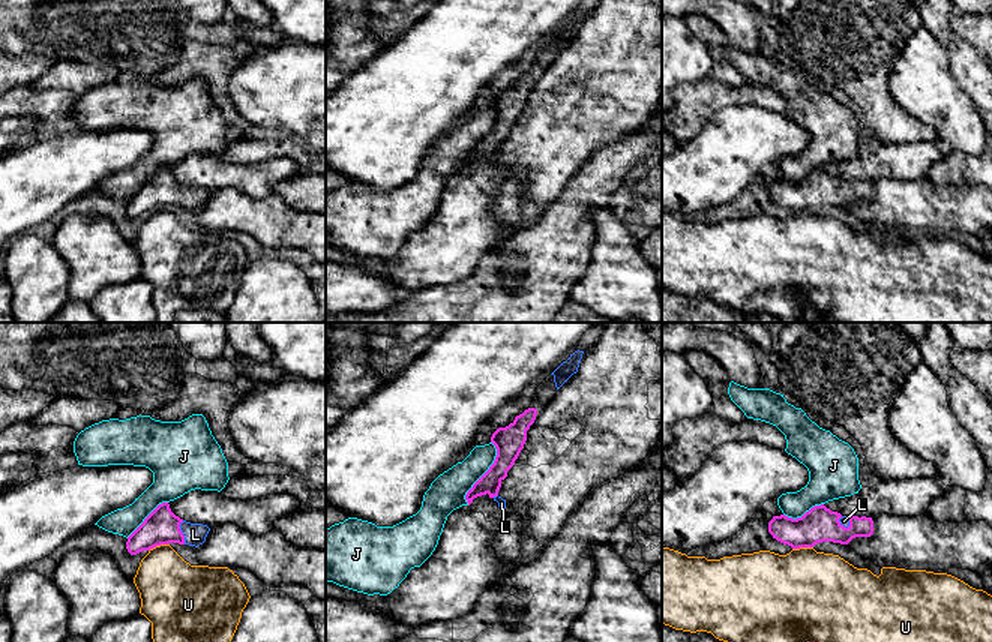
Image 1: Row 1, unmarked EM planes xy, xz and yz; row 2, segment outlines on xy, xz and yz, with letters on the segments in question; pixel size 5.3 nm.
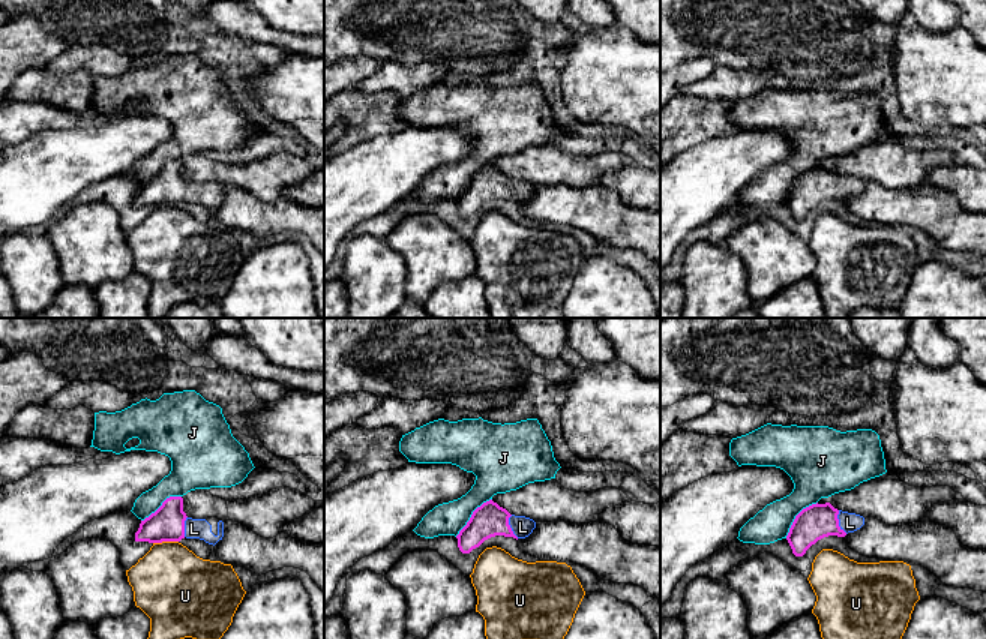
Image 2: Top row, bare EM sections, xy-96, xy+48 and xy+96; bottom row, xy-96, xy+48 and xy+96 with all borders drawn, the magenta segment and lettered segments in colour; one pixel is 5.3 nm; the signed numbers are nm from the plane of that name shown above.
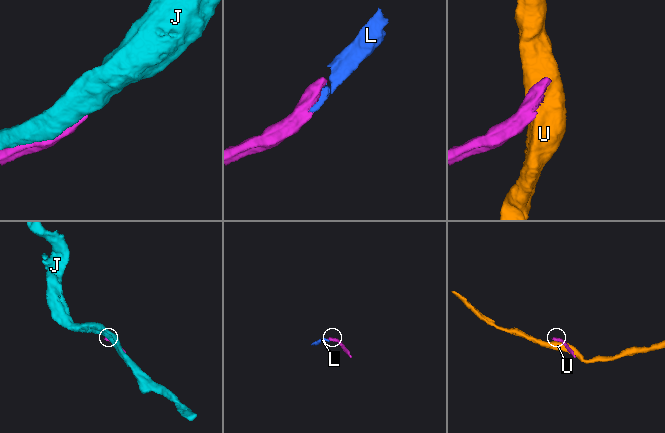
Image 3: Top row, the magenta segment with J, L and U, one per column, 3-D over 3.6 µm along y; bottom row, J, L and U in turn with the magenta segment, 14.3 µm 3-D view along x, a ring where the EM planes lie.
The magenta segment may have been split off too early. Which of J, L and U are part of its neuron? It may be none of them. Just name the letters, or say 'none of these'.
L

